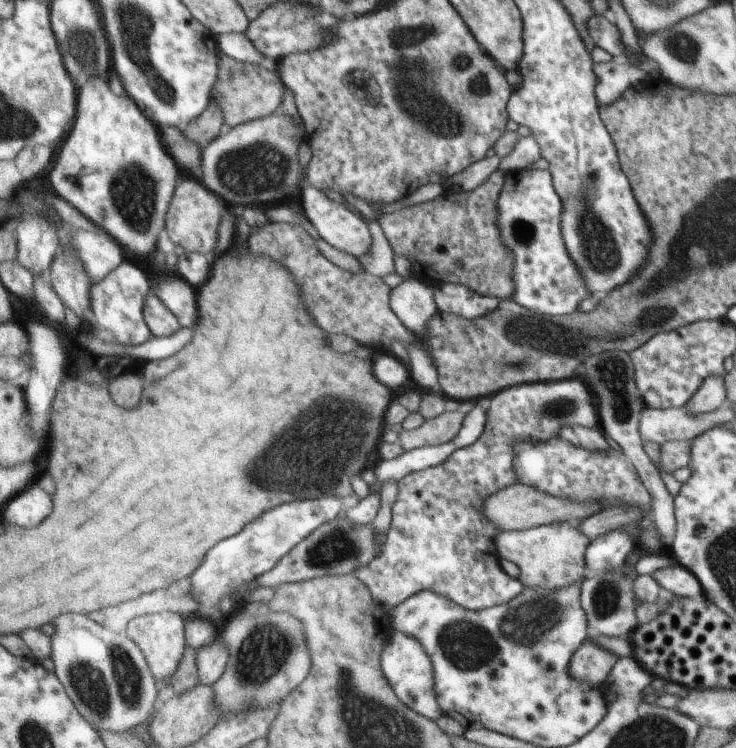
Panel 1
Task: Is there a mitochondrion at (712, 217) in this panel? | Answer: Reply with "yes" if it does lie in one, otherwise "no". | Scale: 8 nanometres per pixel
yes

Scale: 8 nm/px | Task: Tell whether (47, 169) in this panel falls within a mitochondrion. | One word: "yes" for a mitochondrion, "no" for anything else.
no

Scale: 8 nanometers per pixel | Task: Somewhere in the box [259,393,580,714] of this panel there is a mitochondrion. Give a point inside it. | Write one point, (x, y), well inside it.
(467, 646)

